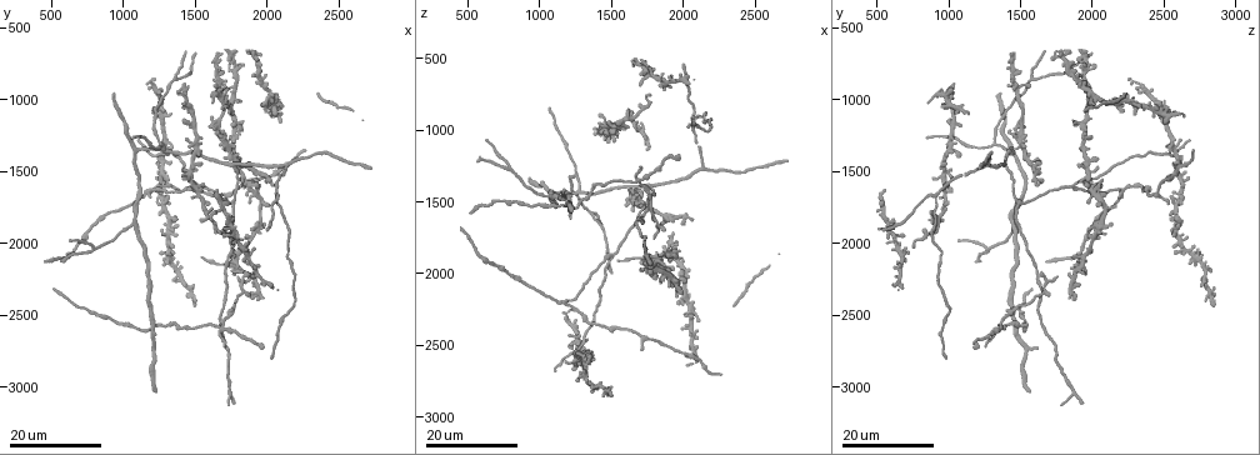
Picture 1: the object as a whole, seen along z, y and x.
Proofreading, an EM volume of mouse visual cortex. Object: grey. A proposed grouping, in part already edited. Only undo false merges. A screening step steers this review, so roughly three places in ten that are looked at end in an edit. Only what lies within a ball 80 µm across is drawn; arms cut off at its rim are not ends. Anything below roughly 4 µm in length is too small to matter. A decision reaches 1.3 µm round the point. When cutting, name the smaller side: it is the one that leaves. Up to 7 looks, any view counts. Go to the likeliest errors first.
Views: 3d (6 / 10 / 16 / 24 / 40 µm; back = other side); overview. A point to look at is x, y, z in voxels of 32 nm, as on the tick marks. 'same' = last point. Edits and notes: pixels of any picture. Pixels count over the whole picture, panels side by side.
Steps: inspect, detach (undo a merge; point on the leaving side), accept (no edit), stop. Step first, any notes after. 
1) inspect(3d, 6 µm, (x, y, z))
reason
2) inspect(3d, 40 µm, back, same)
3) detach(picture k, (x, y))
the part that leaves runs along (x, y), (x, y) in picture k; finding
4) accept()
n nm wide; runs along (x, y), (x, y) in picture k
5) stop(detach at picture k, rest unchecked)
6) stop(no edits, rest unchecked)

inspect(3d, 24 µm, (1260, 1380, 2540))
branch point

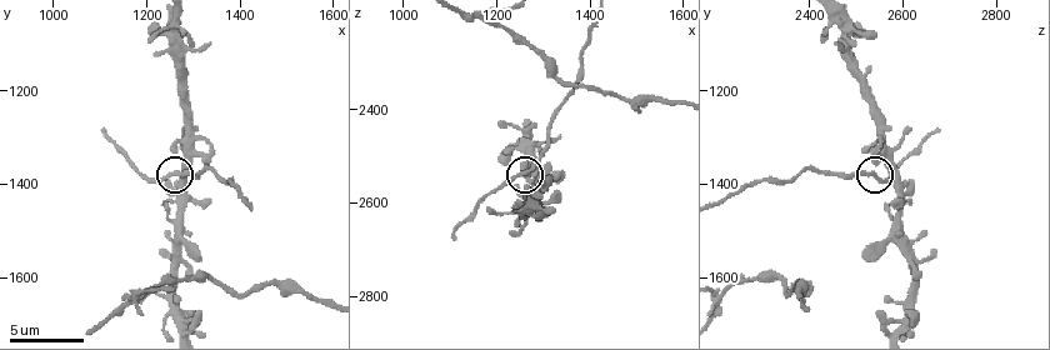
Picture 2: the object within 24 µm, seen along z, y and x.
inspect(3d, 10 µm, (1270, 1380, 2535))
closer look

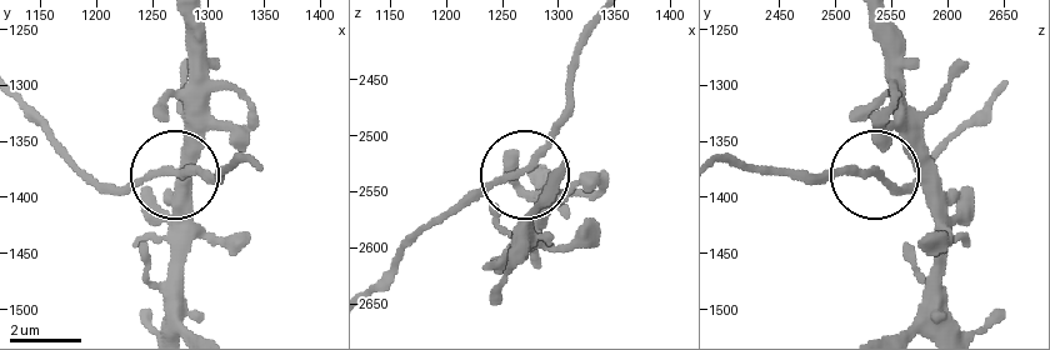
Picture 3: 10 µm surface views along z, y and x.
accept()
3 arms; runs along (596, 24), (566, 121), (534, 166), (489, 181), (446, 218) in picture 3; continuous, no second cell

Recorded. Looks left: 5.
inspect(3d, 16 µm, (1060, 1860, 1460))
three arms meet

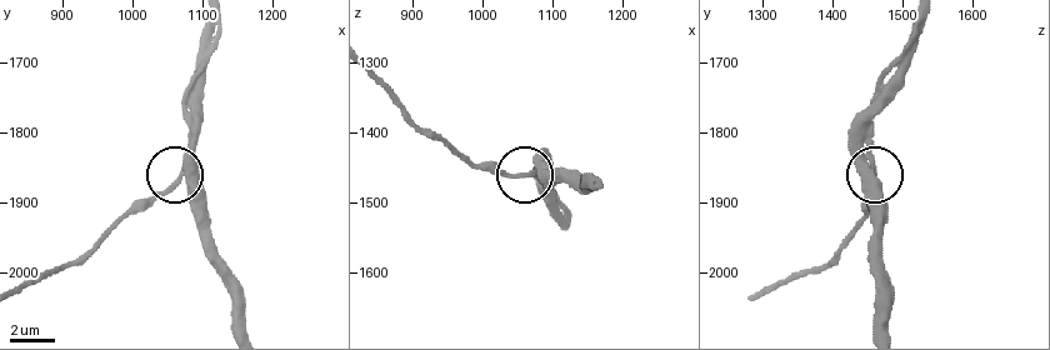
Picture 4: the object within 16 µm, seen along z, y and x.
inspect(3d, 6 µm, (1070, 1860, 1455))

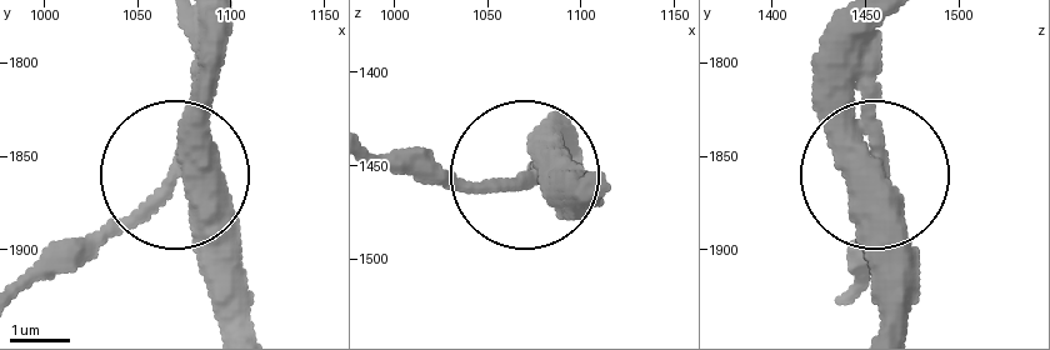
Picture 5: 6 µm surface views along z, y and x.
accept()
310 nm wide; runs along (599, 206), (525, 176), (410, 166) in picture 5; continuous, no second cell

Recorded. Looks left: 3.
inspect(3d, 24 µm, (1520, 1600, 1880))
a fork

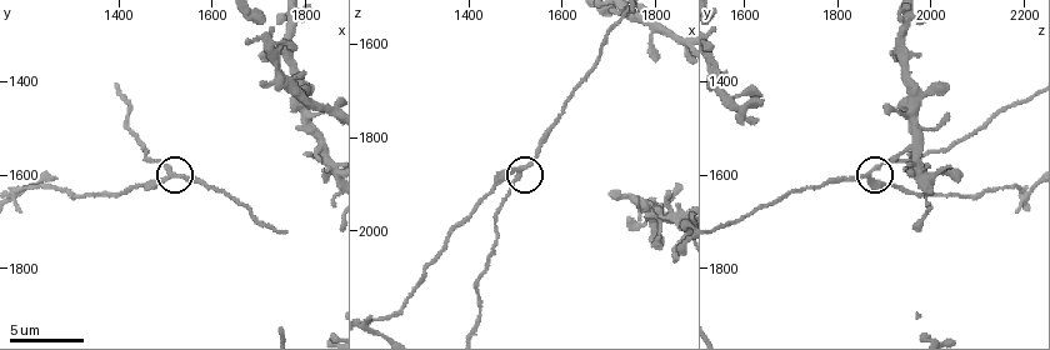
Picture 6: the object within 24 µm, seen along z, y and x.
inspect(3d, 6 µm, (1500, 1605, 1865))

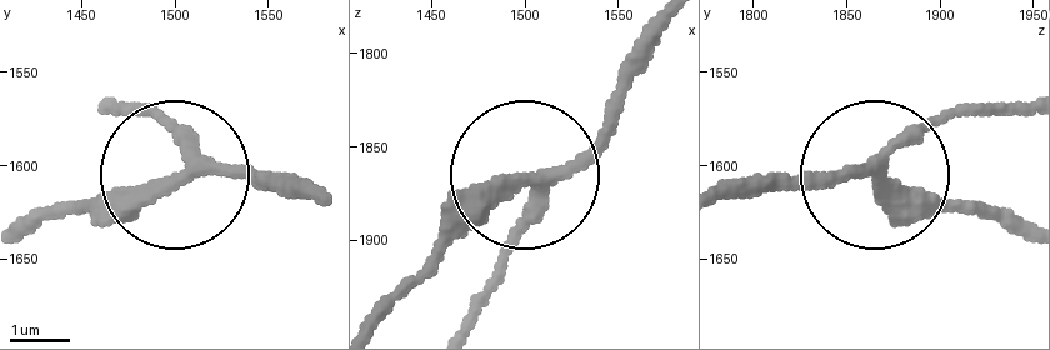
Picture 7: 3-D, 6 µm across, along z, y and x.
inspect(3d, 6 µm, back, (1506, 1600, 1870))

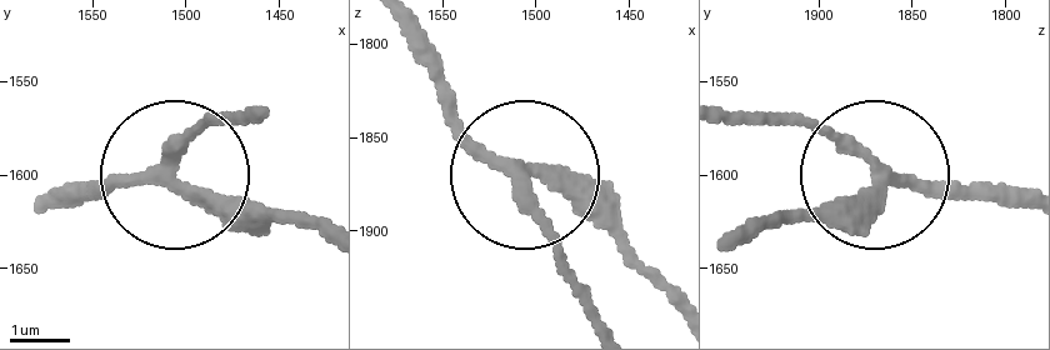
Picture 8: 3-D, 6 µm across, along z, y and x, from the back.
accept()
250 nm wide; all the same cell

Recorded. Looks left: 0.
stop(no edits, rest unchecked)

